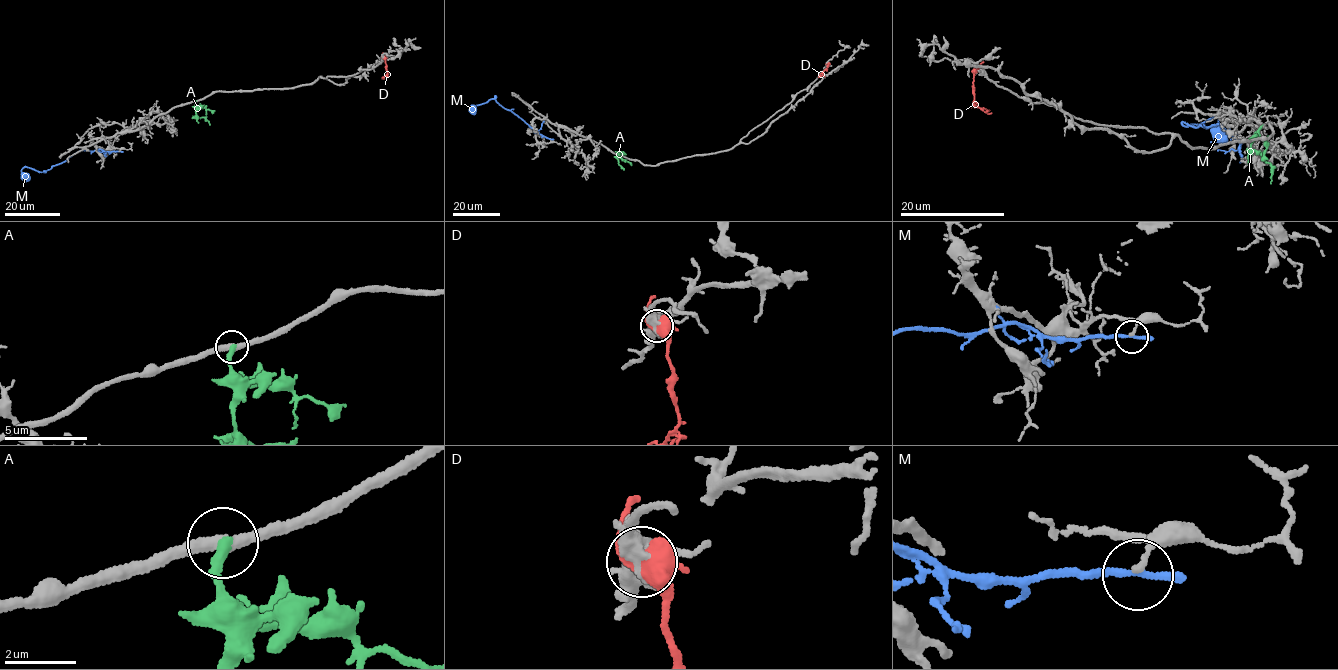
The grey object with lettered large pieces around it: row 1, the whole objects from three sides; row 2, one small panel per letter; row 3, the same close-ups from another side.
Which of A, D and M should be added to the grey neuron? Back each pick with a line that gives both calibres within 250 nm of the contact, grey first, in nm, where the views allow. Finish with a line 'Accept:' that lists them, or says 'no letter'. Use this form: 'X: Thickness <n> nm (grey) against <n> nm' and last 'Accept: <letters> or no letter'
Accept: no letter

